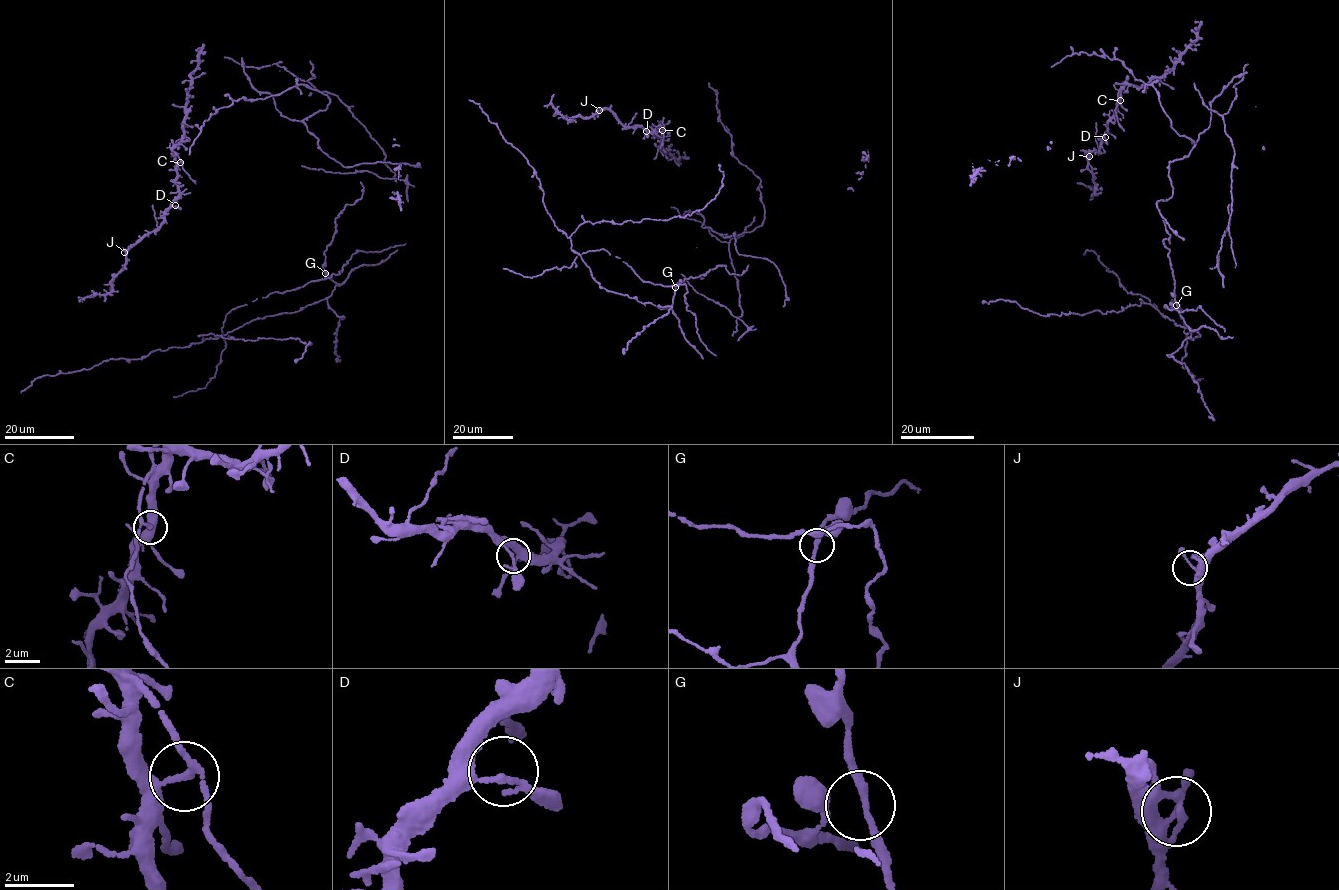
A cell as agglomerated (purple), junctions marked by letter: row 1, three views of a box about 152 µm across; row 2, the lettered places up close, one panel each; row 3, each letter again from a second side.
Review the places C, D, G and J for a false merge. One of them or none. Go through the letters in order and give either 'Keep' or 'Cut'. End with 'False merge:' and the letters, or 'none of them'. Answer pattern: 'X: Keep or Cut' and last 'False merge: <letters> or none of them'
C: Cut
D: Keep
G: Keep
J: Keep
False merge: C

